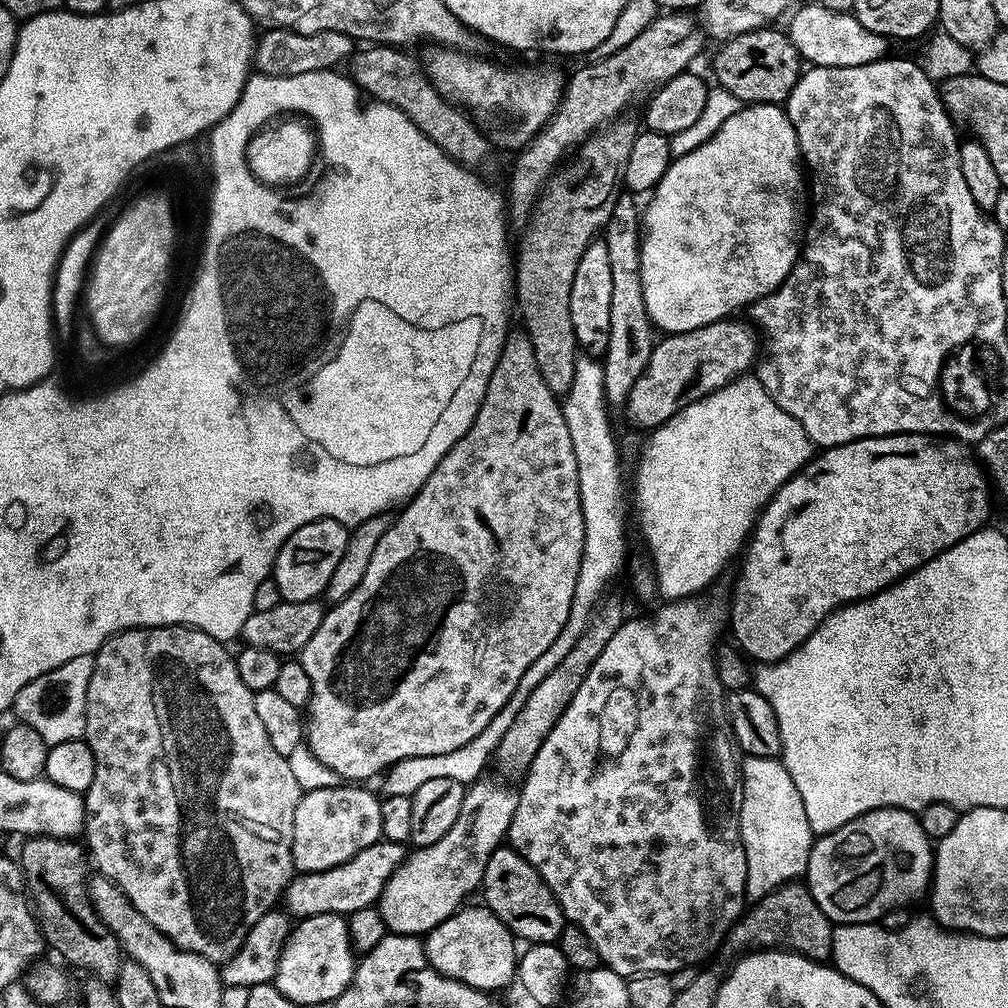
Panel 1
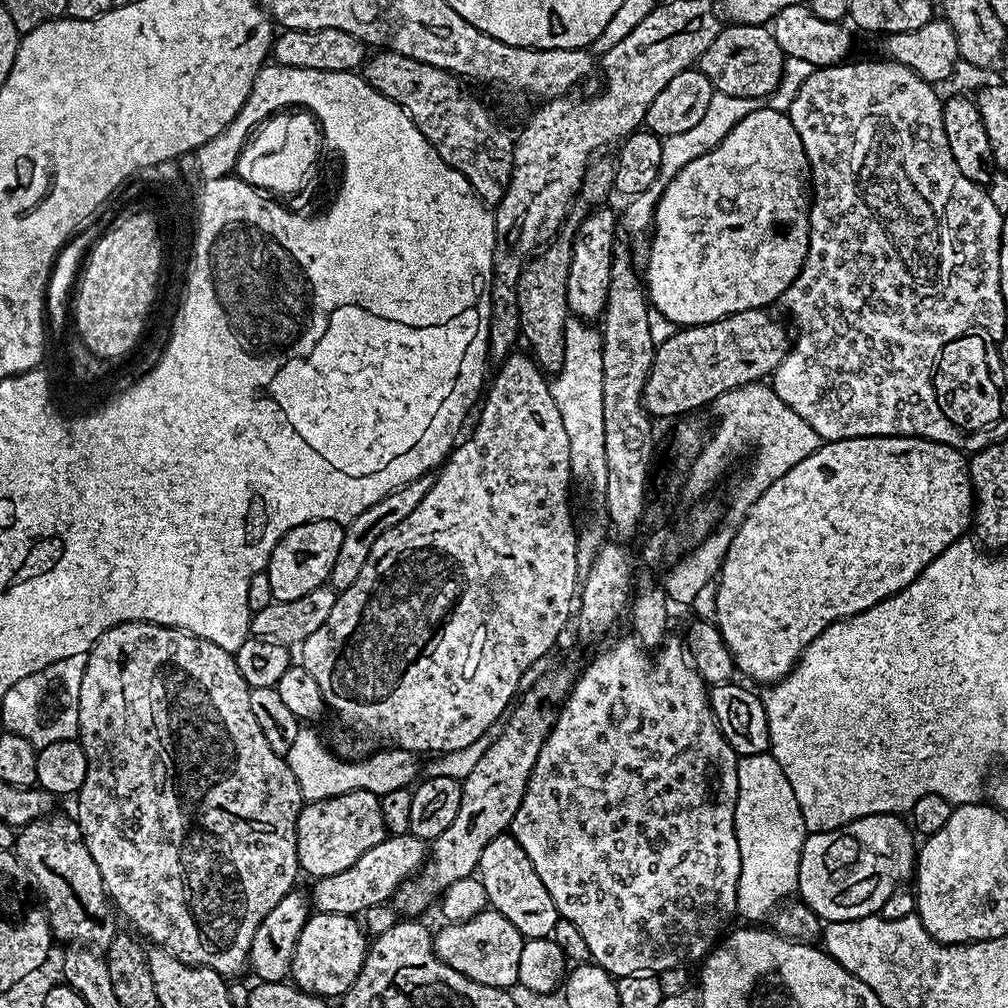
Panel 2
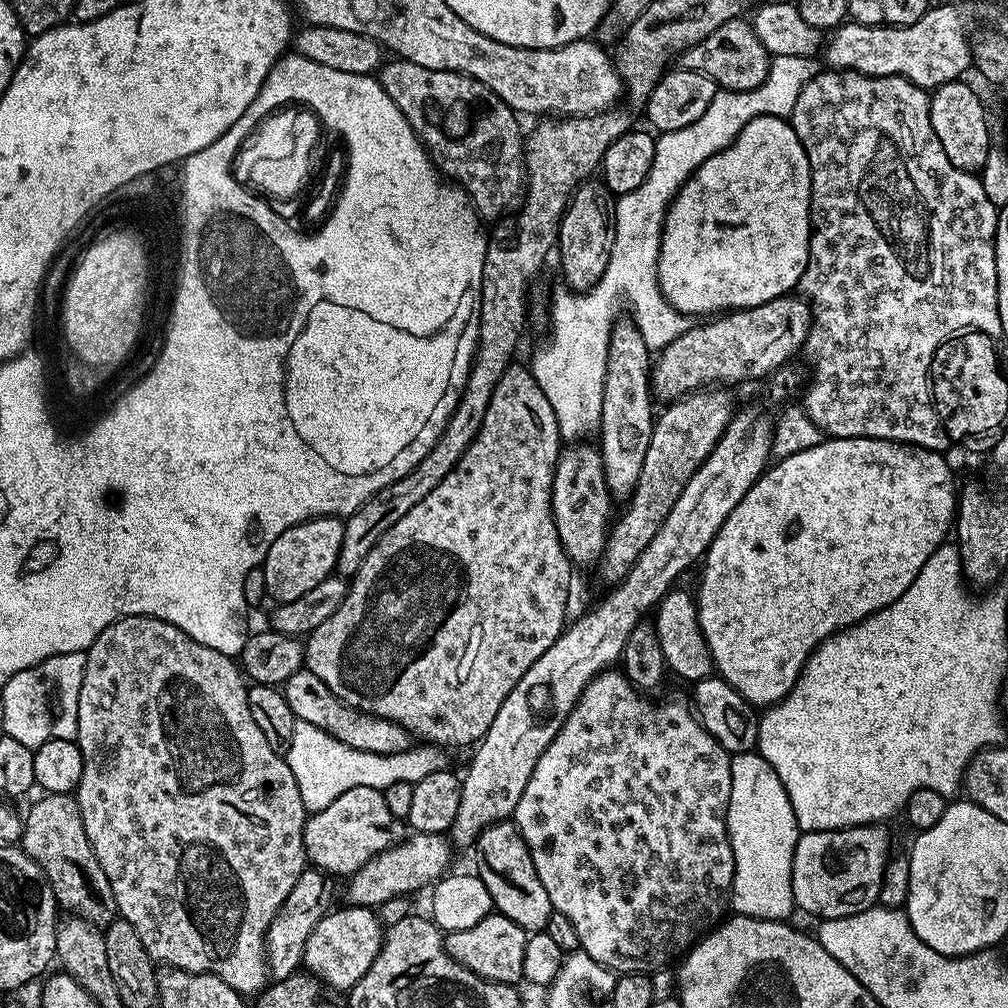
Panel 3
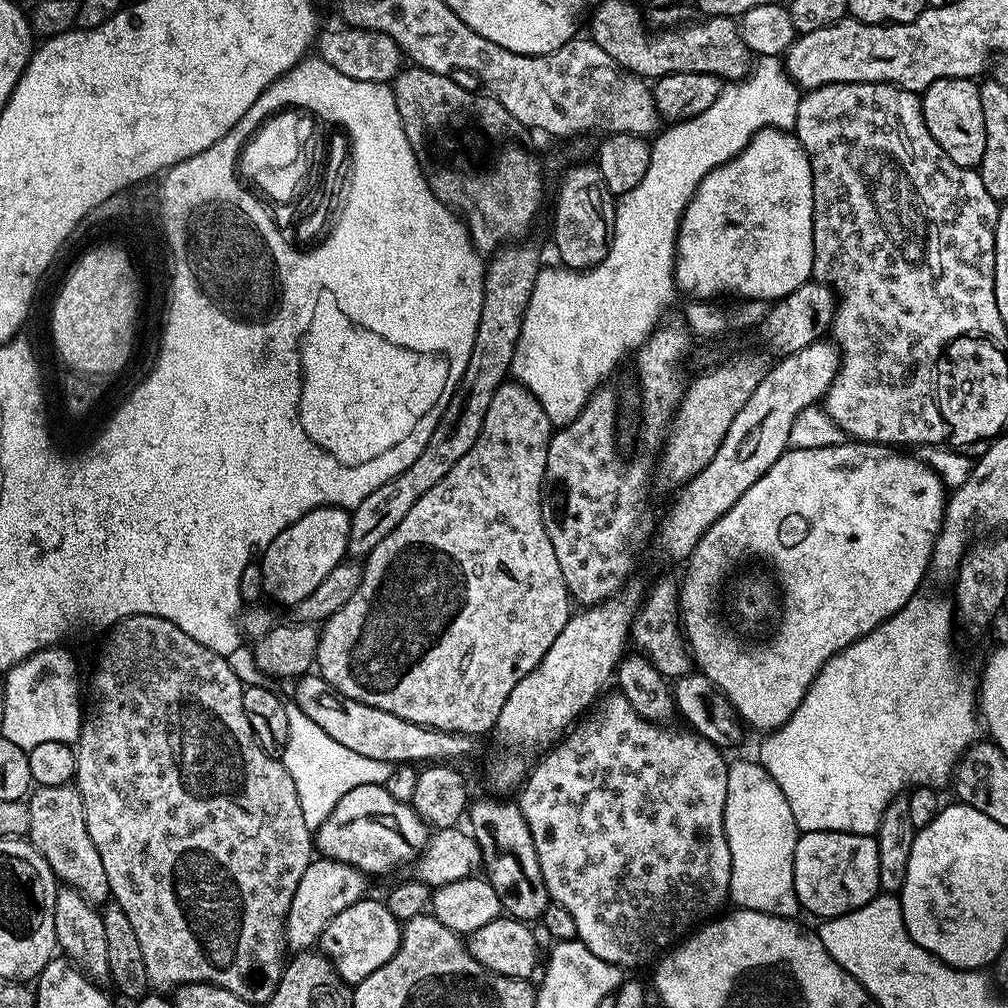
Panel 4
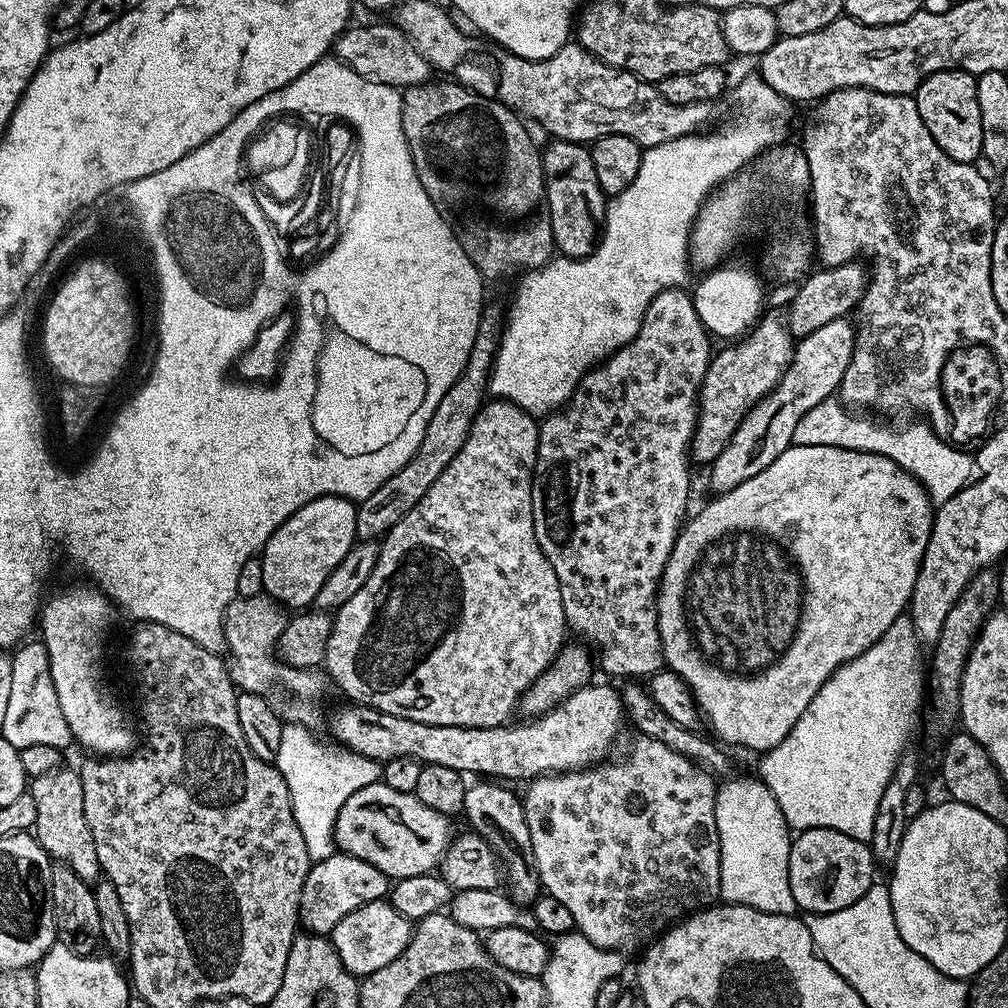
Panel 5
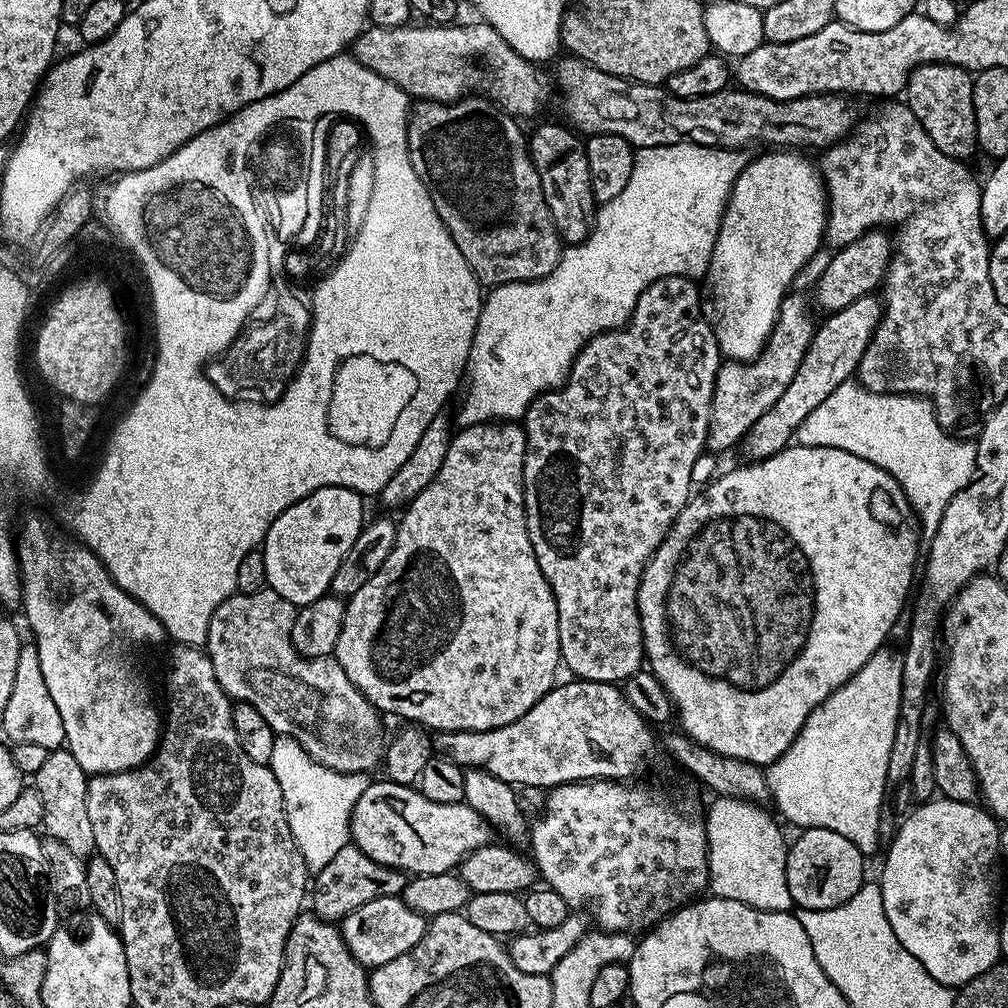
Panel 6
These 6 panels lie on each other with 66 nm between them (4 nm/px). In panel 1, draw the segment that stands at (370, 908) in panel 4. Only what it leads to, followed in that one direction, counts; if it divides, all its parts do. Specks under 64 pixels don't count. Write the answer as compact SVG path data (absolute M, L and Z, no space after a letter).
M318 914L303 917L297 924L300 925L289 931L288 940L278 958L275 986L283 996L290 998L290 1002L298 1002L302 1006L331 1005L347 990L358 963L347 919L338 914Z

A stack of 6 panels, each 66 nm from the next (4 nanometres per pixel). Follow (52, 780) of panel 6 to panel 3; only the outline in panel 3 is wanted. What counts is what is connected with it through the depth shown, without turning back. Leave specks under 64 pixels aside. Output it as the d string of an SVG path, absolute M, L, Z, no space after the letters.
M50 792L41 797L24 816L24 833L19 847L43 870L61 909L68 908L64 910L97 926L112 924L118 918L114 890L110 890L106 870L102 870L86 838L75 795Z

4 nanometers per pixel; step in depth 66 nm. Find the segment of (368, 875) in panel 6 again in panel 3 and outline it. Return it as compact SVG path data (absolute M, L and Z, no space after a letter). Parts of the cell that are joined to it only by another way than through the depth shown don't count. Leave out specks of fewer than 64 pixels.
M319 870L304 871L294 890L290 890L286 902L282 902L280 913L274 922L270 922L264 939L264 952L268 956L268 970L273 981L279 982L297 975L298 969L303 965L306 938L310 938L314 926L318 926L320 919L333 907L328 880L329 877Z

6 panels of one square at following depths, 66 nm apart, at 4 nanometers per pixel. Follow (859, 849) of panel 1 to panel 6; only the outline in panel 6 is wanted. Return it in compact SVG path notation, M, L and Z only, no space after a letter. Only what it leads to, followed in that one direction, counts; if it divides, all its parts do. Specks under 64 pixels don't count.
M805 828L799 835L800 837L796 841L791 841L786 858L786 882L790 886L790 898L793 905L796 908L808 908L813 912L814 910L837 908L842 906L842 902L854 898L854 894L858 894L860 887L866 883L865 853L860 852L858 846L854 846L854 842L848 841L842 834L838 834L834 830Z

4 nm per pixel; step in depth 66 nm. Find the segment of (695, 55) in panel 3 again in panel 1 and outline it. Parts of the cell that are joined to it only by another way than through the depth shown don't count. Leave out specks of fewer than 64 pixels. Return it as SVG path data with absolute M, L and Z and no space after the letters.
M776 26L759 28L723 41L712 60L715 83L744 104L783 105L800 80L802 61L787 35L778 29Z

